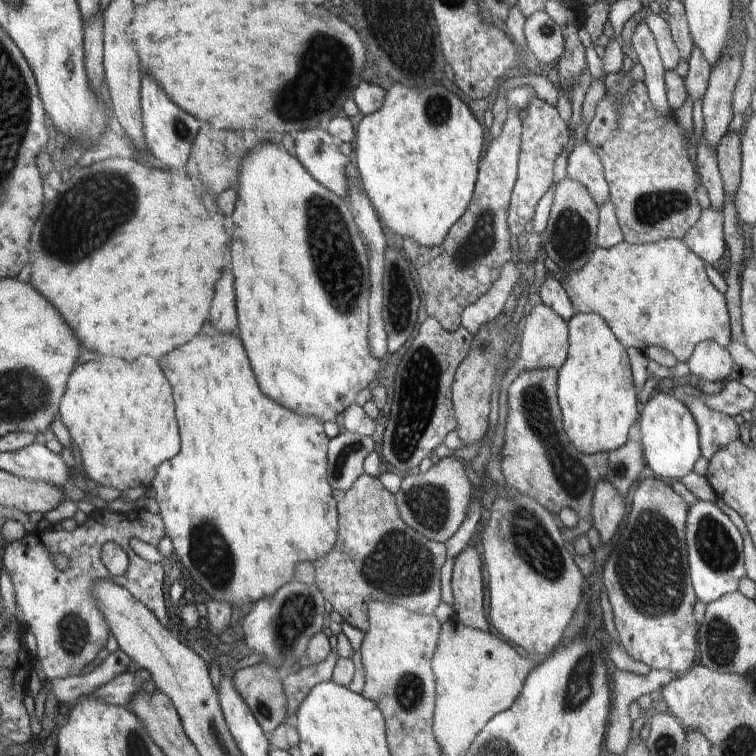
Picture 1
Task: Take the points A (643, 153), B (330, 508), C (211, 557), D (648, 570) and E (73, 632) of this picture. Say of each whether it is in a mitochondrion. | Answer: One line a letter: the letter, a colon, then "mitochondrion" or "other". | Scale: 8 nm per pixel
A: other
B: other
C: mitochondrion
D: mitochondrion
E: mitochondrion

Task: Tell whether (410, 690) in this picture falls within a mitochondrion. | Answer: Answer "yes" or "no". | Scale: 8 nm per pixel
yes

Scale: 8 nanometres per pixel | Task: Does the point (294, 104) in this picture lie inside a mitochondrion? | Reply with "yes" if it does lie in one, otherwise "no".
yes

